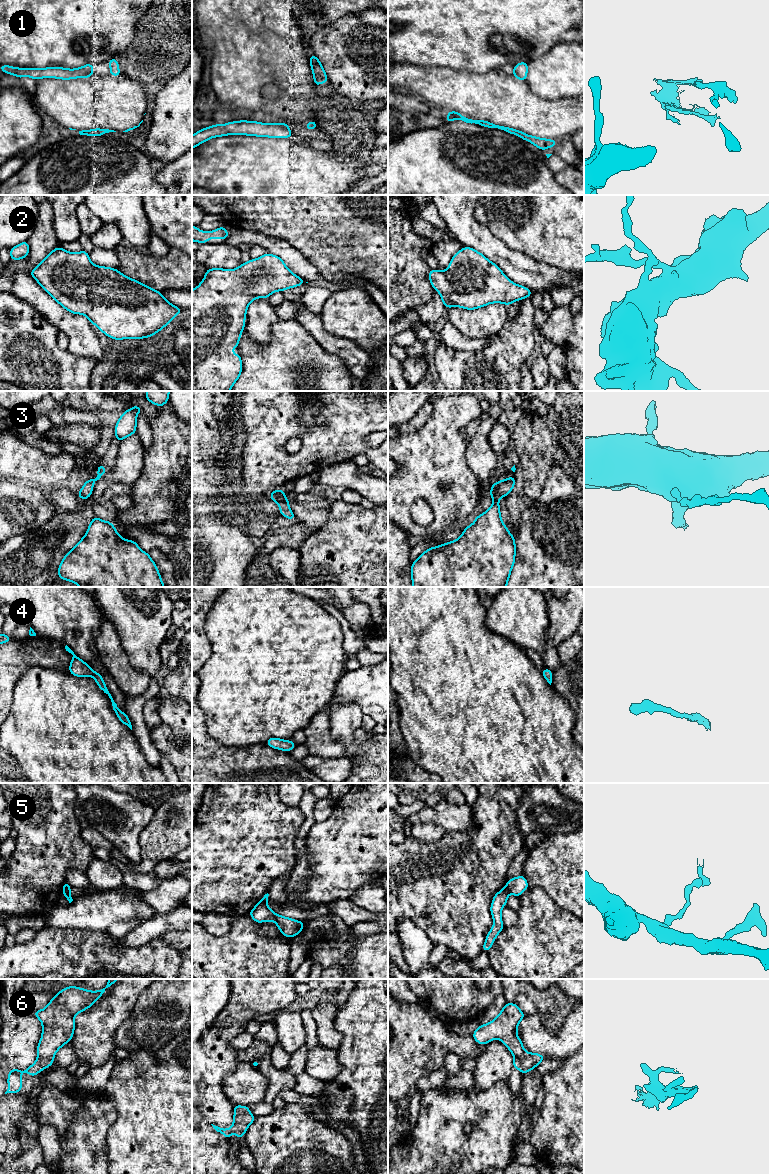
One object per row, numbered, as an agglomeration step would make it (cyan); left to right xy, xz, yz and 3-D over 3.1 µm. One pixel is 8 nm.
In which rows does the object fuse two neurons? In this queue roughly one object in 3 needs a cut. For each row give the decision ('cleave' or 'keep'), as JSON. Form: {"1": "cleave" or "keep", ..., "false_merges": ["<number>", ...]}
{"1": "cleave", "2": "keep", "3": "keep", "4": "keep", "5": "cleave", "6": "cleave", "false_merges": ["1", "5", "6"]}

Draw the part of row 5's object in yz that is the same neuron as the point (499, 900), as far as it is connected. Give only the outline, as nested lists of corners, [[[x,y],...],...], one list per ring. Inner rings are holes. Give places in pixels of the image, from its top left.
[[[504,887],[493,897],[490,912],[492,914],[494,924],[486,936],[482,951],[488,952],[492,947],[492,944],[494,943],[494,940],[496,939],[497,935],[504,929],[501,917],[501,910],[504,906],[506,906],[508,895],[508,889]]]

